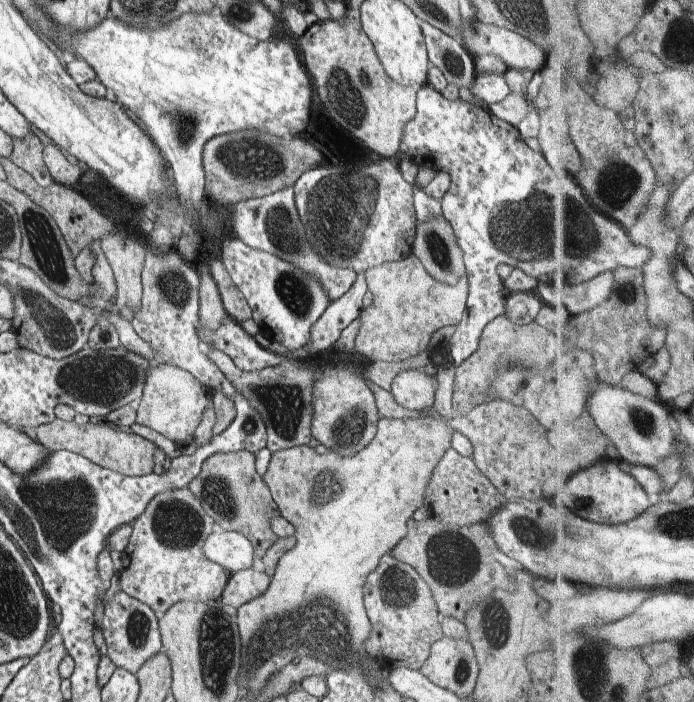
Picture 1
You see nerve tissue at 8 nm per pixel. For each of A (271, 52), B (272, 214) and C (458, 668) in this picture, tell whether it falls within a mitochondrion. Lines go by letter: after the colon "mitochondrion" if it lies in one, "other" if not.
A: other
B: mitochondrion
C: mitochondrion

